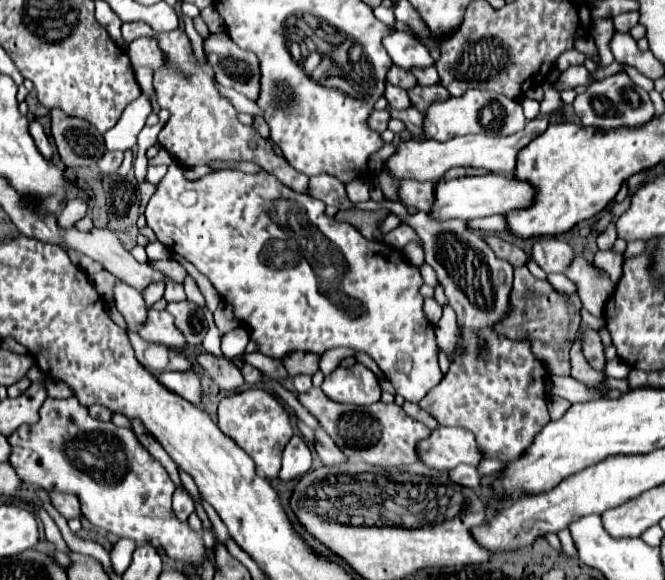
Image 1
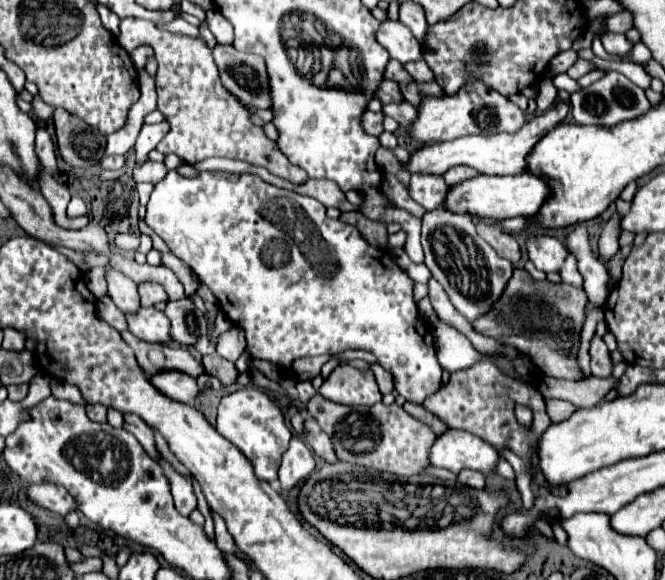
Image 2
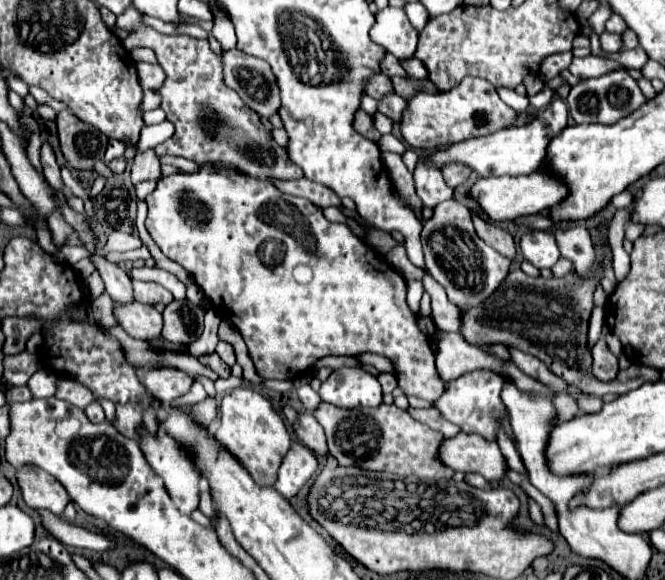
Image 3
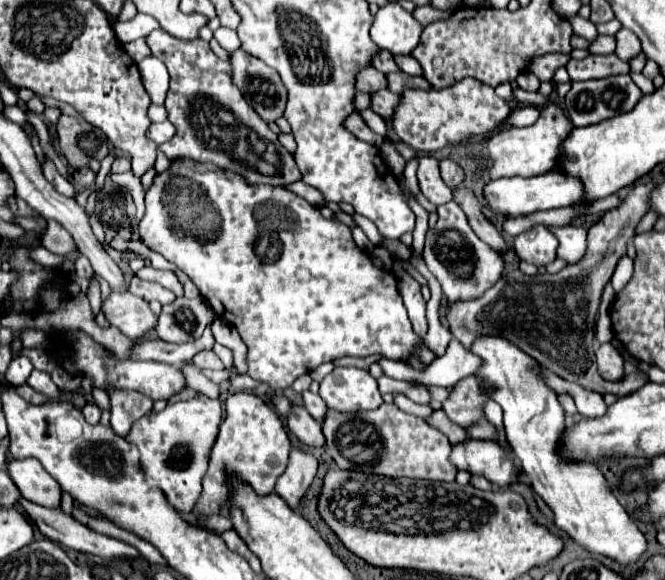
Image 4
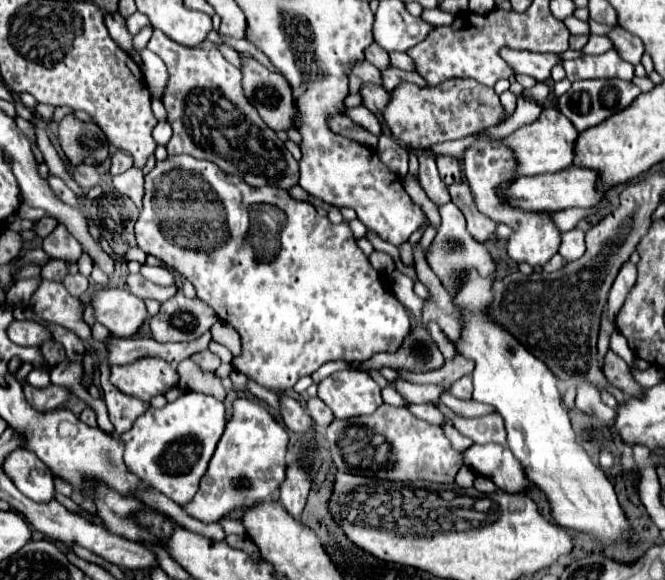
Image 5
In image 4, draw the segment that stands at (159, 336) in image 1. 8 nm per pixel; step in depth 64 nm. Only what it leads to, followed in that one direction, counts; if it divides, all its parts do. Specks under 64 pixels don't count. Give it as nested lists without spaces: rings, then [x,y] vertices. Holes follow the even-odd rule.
[[[112,292],[110,298],[104,302],[104,314],[112,326],[120,328],[126,336],[134,340],[146,338],[148,332],[154,330],[158,320],[158,316],[150,310],[148,302],[132,296],[130,292]]]

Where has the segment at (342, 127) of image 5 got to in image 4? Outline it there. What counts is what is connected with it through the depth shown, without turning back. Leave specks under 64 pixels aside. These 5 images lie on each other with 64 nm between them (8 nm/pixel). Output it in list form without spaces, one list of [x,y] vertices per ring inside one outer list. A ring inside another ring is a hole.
[[[358,110],[352,112],[352,114],[346,118],[346,128],[348,128],[356,138],[360,138],[360,140],[364,140],[364,142],[368,142],[368,144],[372,144],[372,146],[380,146],[380,144],[384,142],[384,138],[382,138],[380,134],[372,132],[372,130],[368,128],[368,124],[364,122],[364,118],[360,116]]]

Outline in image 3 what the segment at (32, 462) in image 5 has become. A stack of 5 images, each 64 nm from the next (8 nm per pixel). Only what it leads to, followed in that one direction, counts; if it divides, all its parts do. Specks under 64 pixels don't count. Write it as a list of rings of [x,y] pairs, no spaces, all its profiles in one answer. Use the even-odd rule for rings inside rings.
[[[20,468],[18,484],[22,488],[24,502],[30,508],[44,508],[44,510],[50,510],[52,514],[60,516],[70,502],[66,488],[56,478],[46,474],[44,470]]]

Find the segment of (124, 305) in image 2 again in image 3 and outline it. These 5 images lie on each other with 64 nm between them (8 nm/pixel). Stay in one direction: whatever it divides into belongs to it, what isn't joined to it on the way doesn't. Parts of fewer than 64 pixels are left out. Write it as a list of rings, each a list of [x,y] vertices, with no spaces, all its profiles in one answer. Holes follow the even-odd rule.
[[[94,254],[92,256],[104,284],[106,284],[106,292],[110,294],[110,298],[116,304],[126,304],[126,302],[134,302],[134,290],[132,290],[132,280],[130,276],[118,266],[108,262],[104,256]]]

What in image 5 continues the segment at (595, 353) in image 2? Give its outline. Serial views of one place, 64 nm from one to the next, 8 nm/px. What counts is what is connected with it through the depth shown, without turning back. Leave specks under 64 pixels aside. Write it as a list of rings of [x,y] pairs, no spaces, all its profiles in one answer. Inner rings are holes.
[[[608,350],[606,356],[604,356],[602,372],[604,372],[604,376],[608,378],[608,382],[610,382],[612,386],[620,388],[624,394],[628,394],[628,396],[638,396],[638,394],[642,394],[642,386],[634,382],[632,374],[630,374],[630,368],[626,366],[626,362],[624,362],[618,354],[614,354],[612,350]]]

